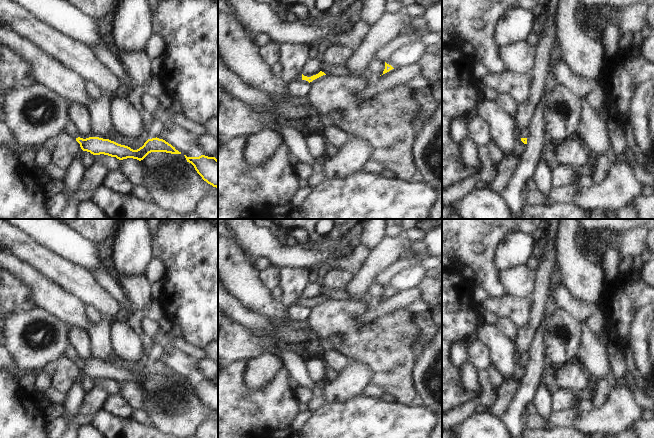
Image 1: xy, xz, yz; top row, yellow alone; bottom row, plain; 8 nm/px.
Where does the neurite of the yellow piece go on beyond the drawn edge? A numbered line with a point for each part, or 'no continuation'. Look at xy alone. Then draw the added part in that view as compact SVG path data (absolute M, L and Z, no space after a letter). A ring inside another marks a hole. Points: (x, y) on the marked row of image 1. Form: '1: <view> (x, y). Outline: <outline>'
1: xy (71, 129). Outline: M70 119L66 123L65 132L75 139L80 137L77 127L70 121Z

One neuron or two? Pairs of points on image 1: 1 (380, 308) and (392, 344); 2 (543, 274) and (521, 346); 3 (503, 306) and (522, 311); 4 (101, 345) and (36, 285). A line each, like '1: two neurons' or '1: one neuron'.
1: two neurons
2: one neuron
3: one neuron
4: one neuron

